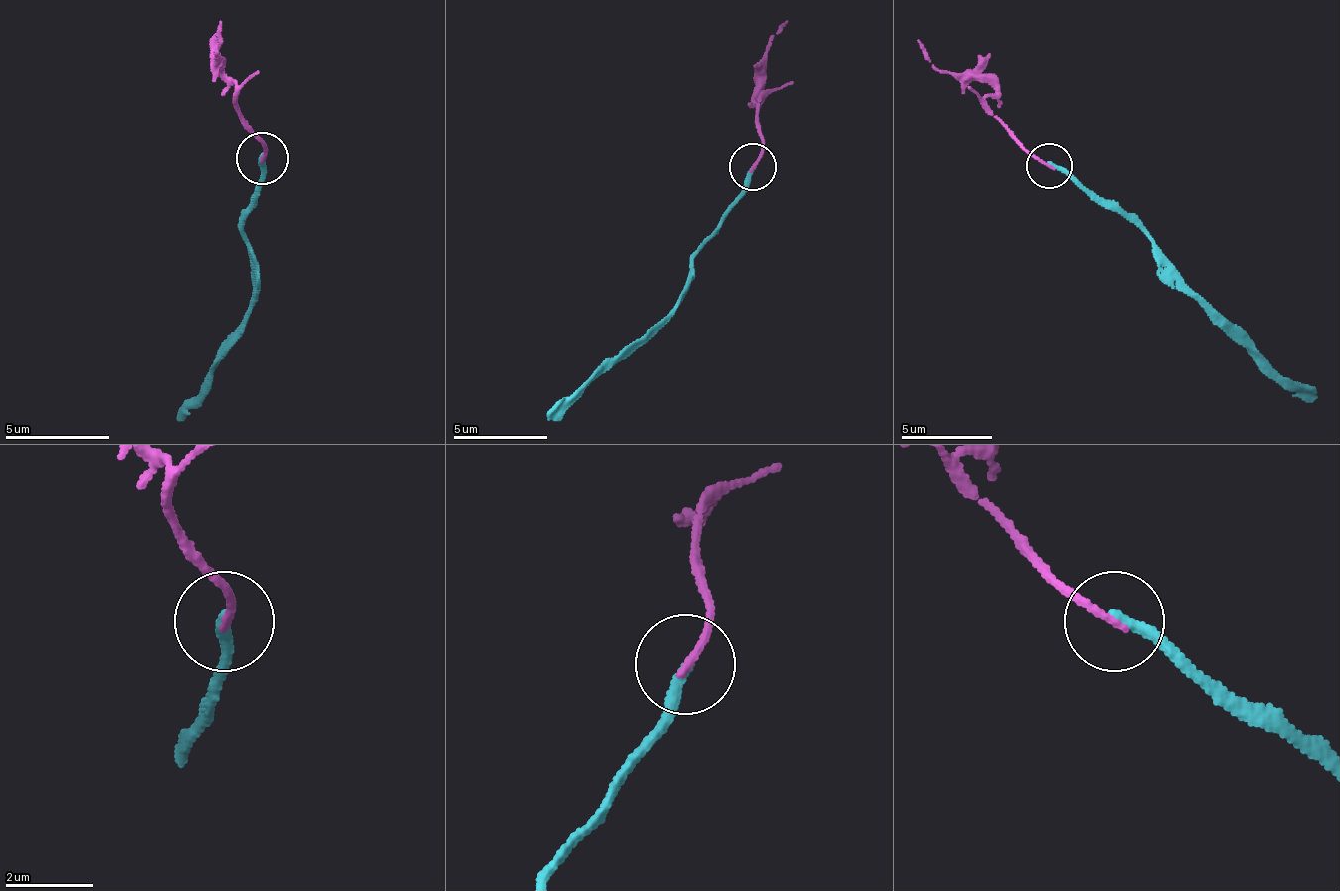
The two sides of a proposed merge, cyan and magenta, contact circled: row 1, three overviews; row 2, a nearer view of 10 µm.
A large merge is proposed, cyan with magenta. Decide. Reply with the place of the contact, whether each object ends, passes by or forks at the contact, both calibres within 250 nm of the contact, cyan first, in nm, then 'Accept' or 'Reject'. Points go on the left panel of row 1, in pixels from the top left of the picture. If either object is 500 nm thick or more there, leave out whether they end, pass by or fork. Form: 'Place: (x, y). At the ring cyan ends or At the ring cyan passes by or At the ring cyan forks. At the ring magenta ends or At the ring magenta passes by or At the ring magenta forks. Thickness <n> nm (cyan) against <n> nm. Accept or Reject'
Place: (262, 158). At the ring cyan ends. At the ring magenta ends. Thickness 240 nm (cyan) against 180 nm. Reject

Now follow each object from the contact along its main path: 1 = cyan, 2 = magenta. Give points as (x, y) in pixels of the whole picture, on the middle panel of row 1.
1: (751, 168), (749, 191), (693, 254), (675, 308), (546, 415)
2: (751, 168), (765, 139), (762, 100), (754, 99), (767, 46), (786, 22)

